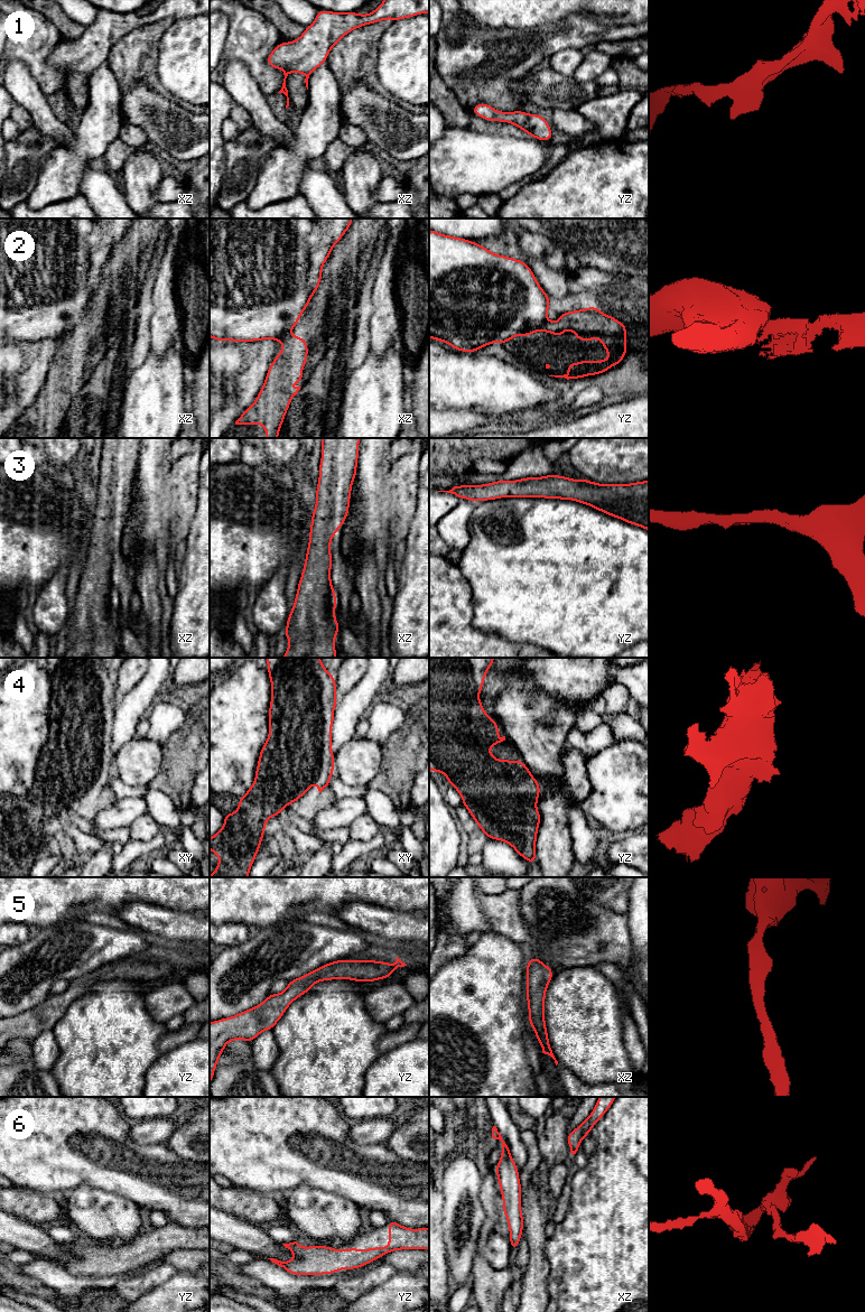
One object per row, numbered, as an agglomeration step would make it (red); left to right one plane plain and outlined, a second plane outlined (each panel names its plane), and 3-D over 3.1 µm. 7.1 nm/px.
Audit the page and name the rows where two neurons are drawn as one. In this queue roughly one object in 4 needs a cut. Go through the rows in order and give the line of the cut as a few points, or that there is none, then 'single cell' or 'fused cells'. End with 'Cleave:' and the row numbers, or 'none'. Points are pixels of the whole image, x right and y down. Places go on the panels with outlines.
1: no cut; single cell
2: cut in xz along (289, 331), (279, 340); fused cells
3: no cut; single cell
4: no cut; single cell
5: no cut; single cell
6: no cut; single cell
Cleave: 2

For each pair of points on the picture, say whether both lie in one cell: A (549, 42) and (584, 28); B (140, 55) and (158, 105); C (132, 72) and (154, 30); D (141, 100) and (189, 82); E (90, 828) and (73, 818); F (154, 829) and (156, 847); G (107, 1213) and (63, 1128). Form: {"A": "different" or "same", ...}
{"A": "same", "B": "different", "C": "same", "D": "different", "E": "same", "F": "different", "G": "different"}

